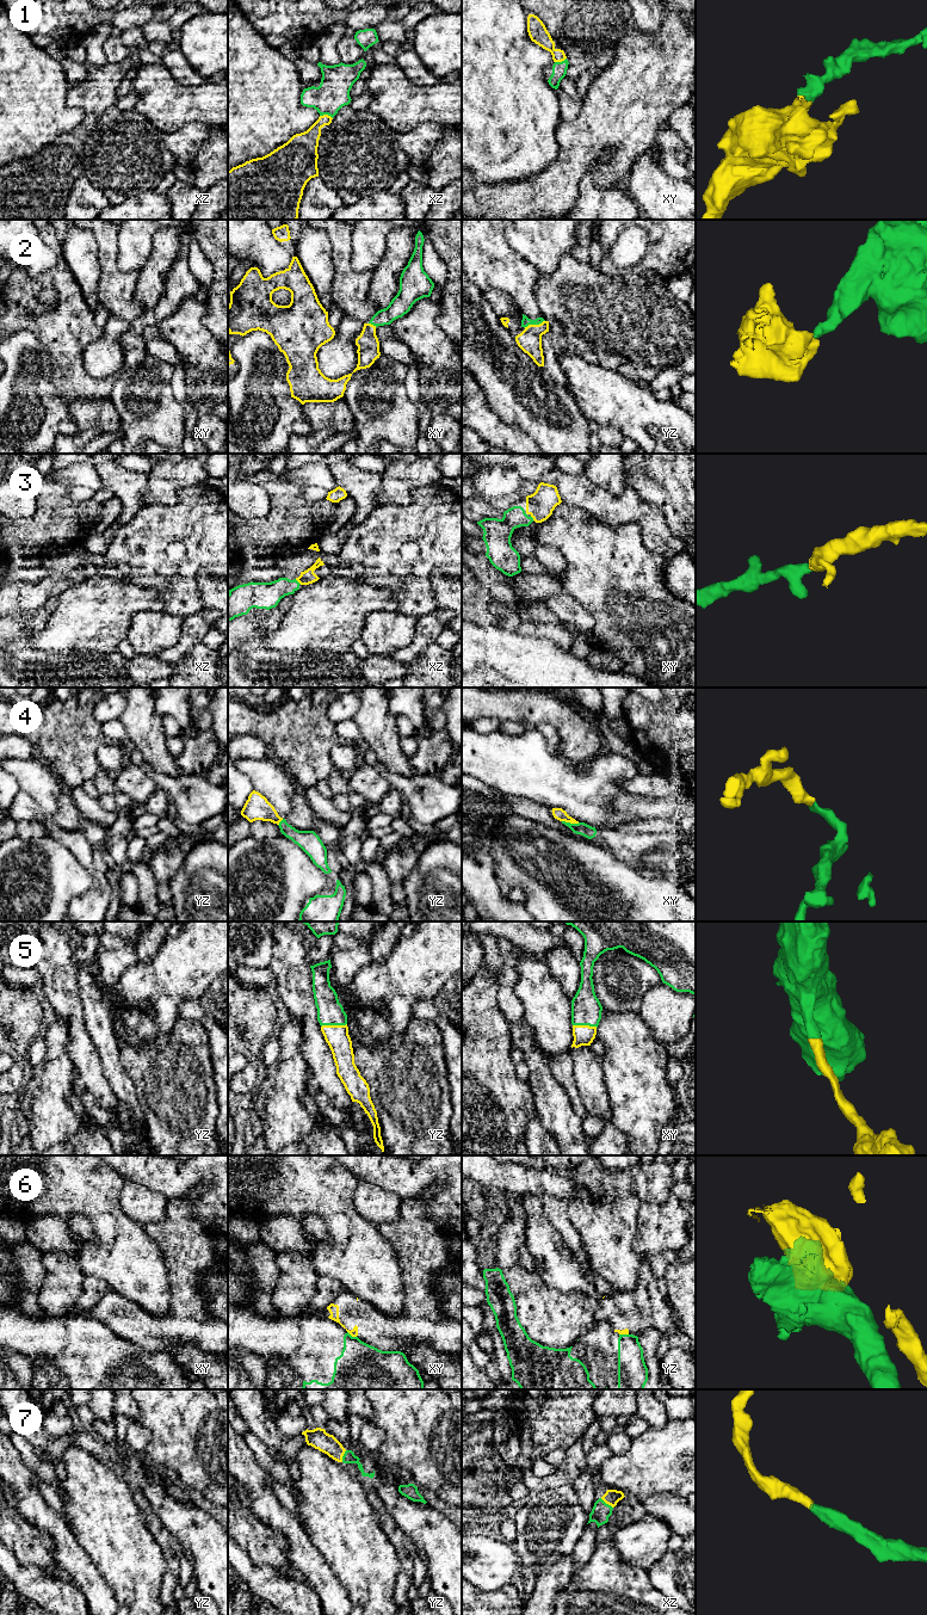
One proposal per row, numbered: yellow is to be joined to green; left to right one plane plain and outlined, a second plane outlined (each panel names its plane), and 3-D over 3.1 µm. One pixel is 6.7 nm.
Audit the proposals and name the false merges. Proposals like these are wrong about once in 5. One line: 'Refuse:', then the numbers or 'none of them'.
Refuse: 6

